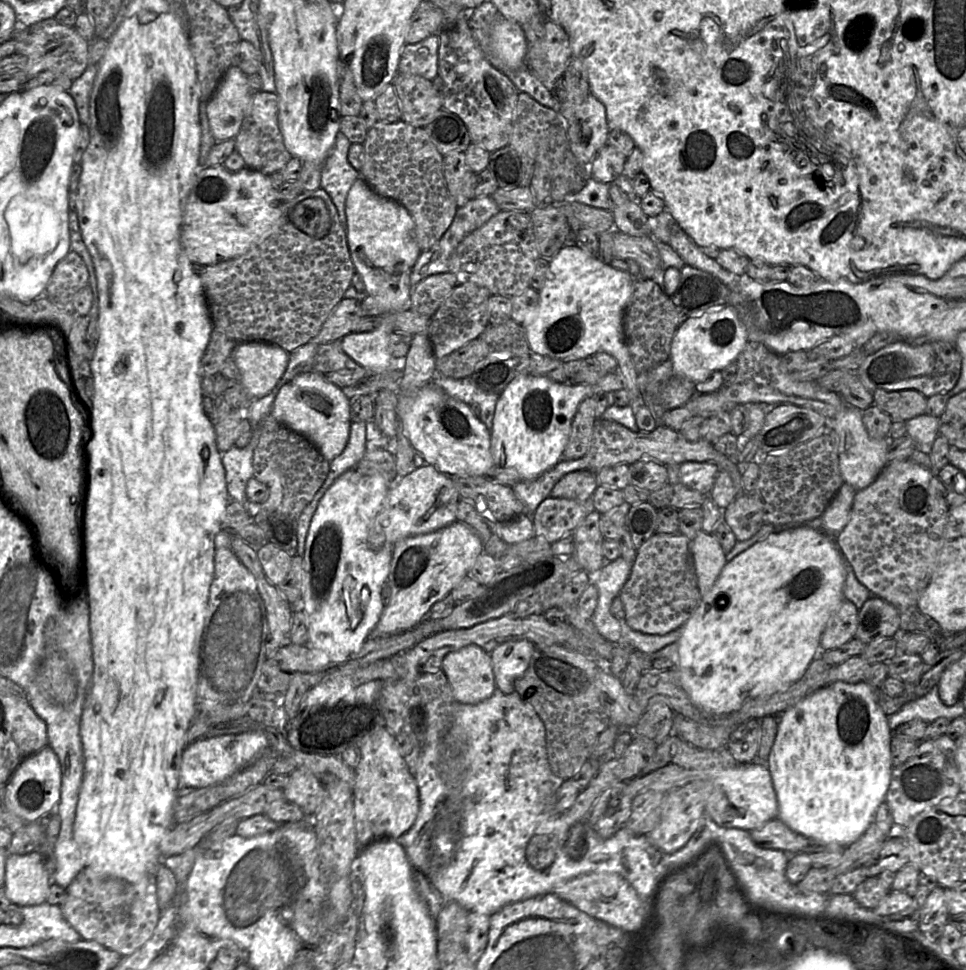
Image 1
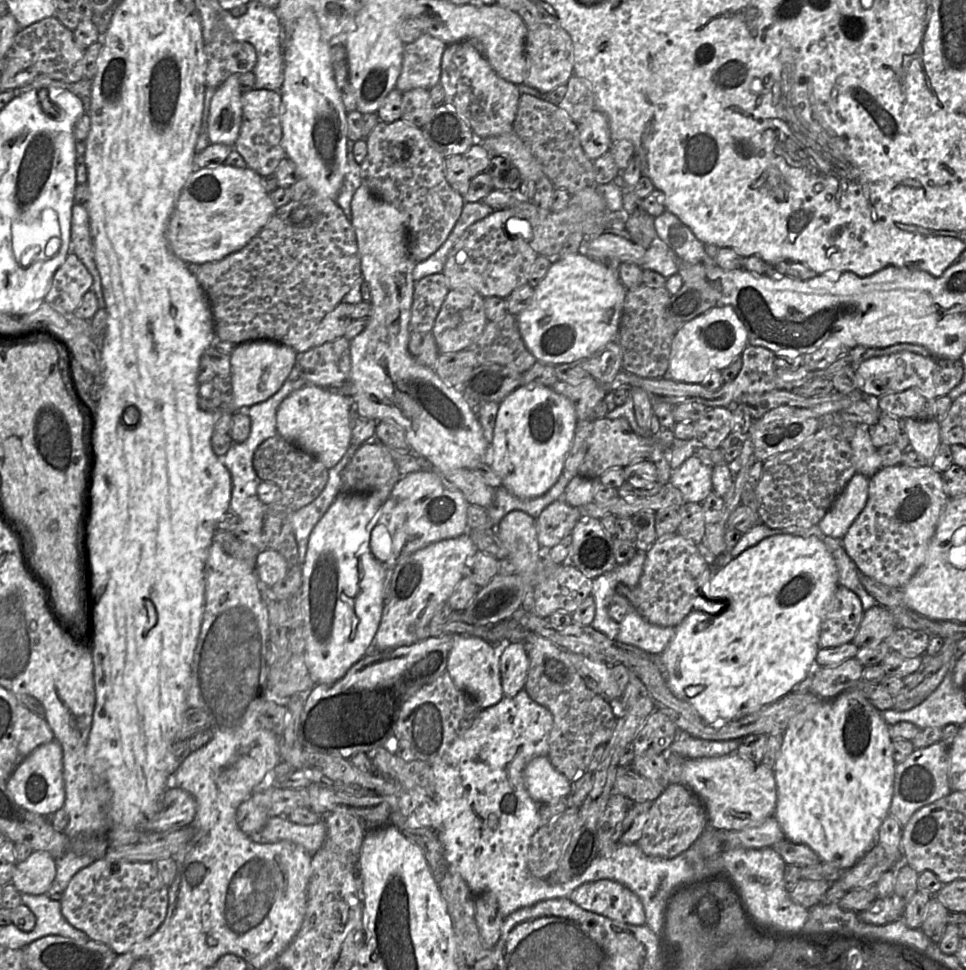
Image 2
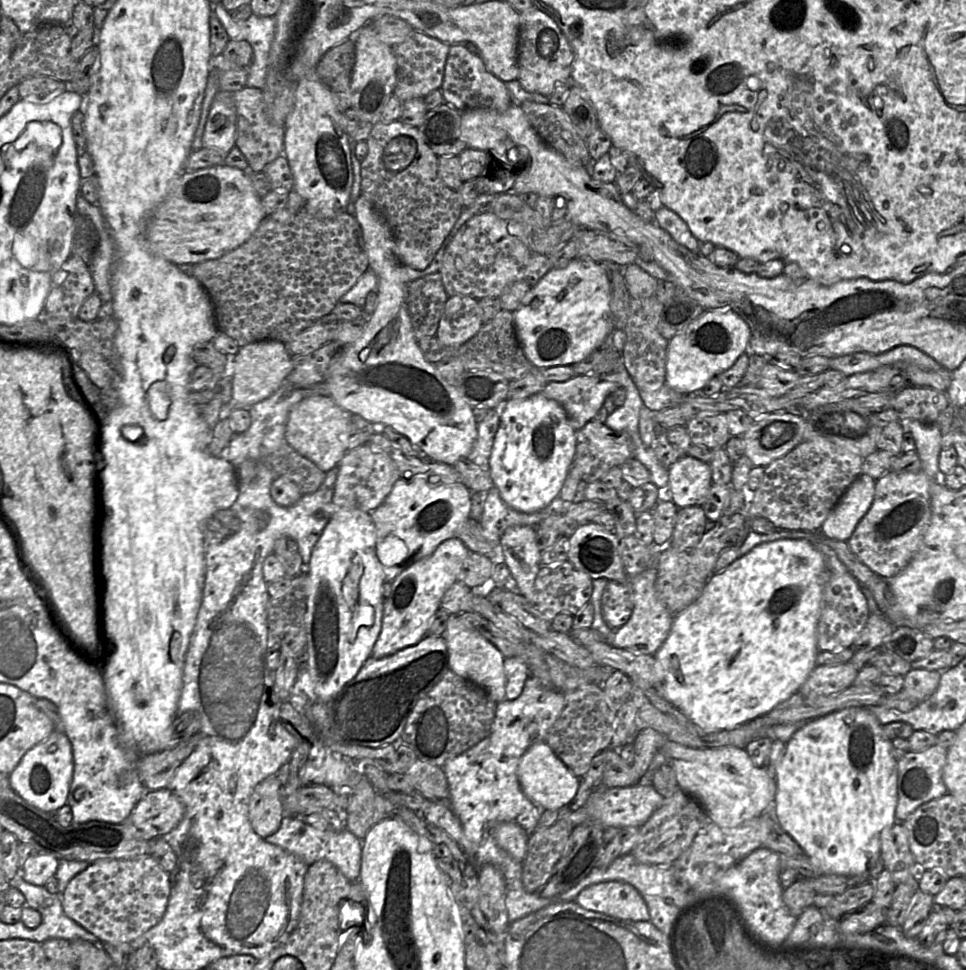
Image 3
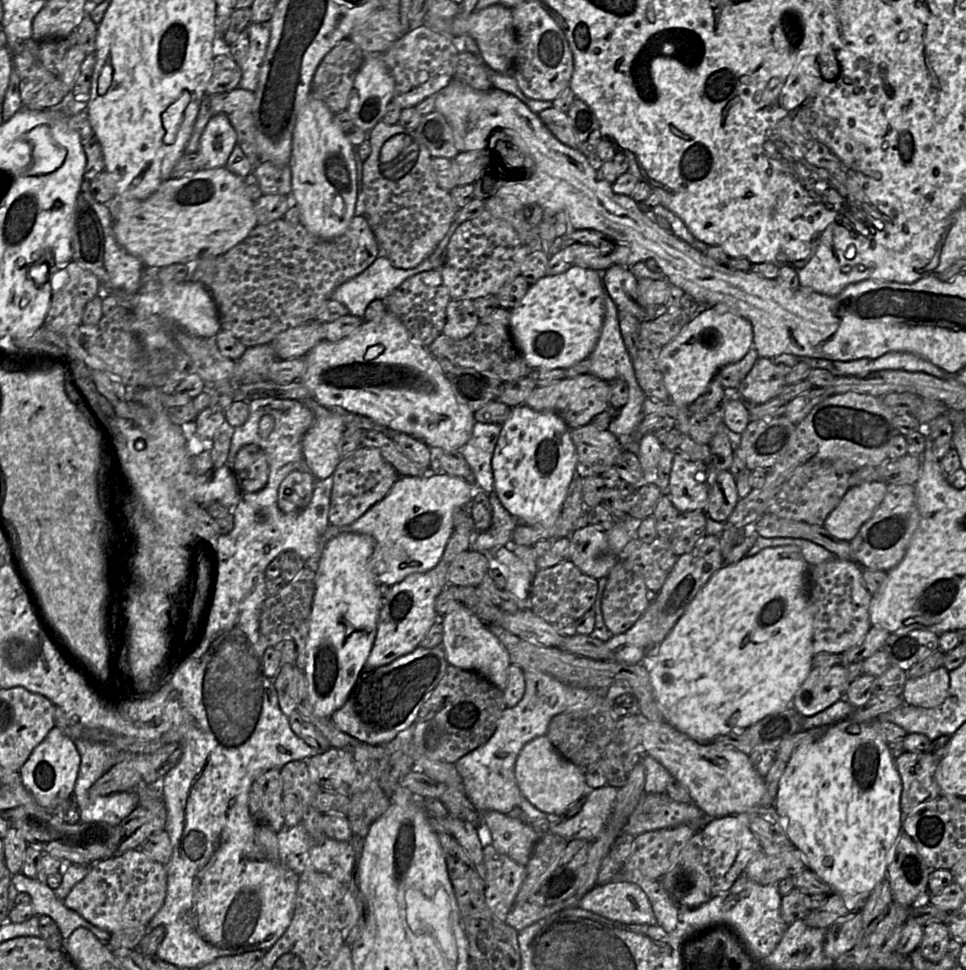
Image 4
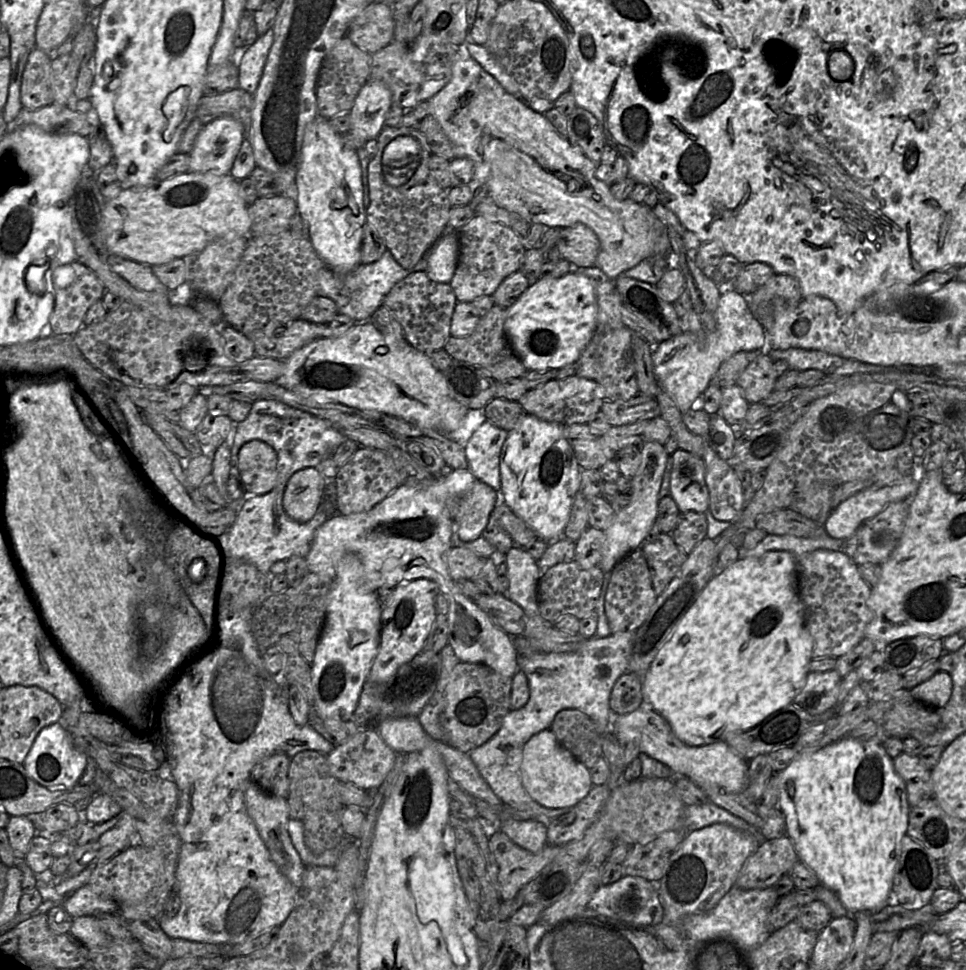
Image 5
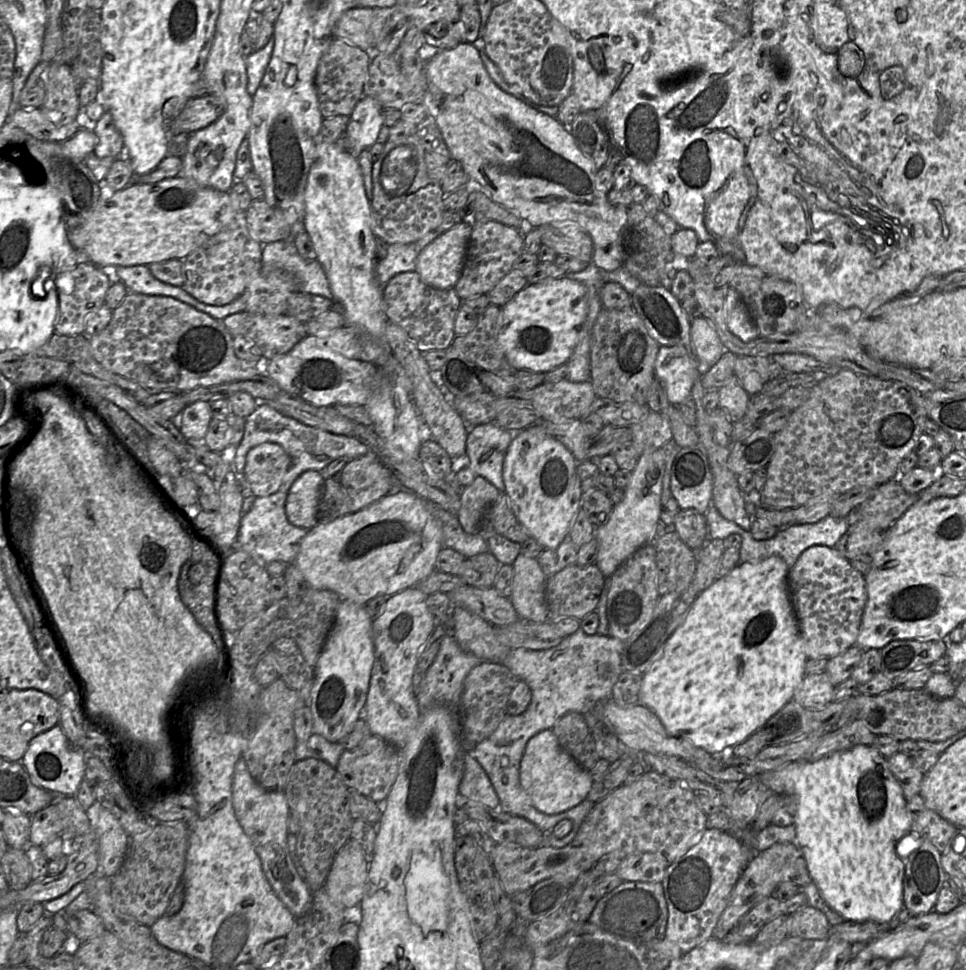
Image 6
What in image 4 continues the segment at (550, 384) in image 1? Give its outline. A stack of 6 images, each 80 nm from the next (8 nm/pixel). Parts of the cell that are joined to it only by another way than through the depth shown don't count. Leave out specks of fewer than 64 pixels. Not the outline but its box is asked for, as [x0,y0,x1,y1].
[492,404,577,527]

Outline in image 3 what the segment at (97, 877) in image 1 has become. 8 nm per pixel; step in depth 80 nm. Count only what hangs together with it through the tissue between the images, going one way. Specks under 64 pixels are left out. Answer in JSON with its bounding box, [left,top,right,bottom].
[62,857,170,943]

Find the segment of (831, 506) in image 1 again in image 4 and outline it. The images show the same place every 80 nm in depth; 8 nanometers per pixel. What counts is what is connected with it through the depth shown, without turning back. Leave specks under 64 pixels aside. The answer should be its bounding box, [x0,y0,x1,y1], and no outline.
[823,481,887,541]

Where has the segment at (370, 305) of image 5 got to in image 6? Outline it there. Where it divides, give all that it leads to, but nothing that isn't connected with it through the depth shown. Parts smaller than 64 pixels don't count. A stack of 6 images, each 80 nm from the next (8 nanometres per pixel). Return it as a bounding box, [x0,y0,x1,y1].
[262,231,437,311]

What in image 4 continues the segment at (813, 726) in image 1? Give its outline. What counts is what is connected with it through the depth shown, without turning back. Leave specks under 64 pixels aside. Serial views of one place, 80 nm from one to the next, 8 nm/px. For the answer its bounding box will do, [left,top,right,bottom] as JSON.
[774,719,902,912]

